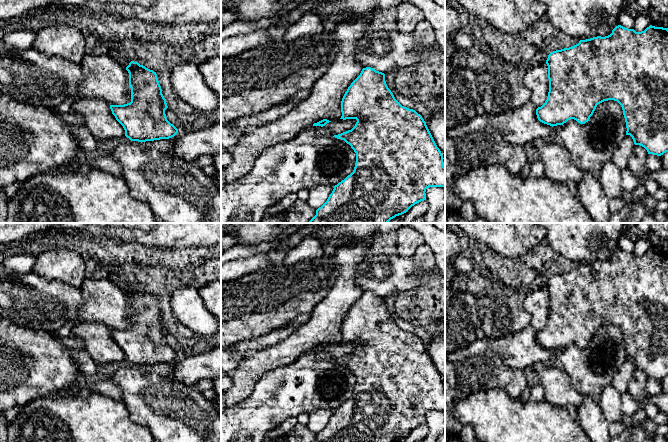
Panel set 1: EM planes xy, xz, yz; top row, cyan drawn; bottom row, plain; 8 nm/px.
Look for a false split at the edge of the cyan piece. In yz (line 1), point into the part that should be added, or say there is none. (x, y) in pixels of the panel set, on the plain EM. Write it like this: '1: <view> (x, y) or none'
1: none

